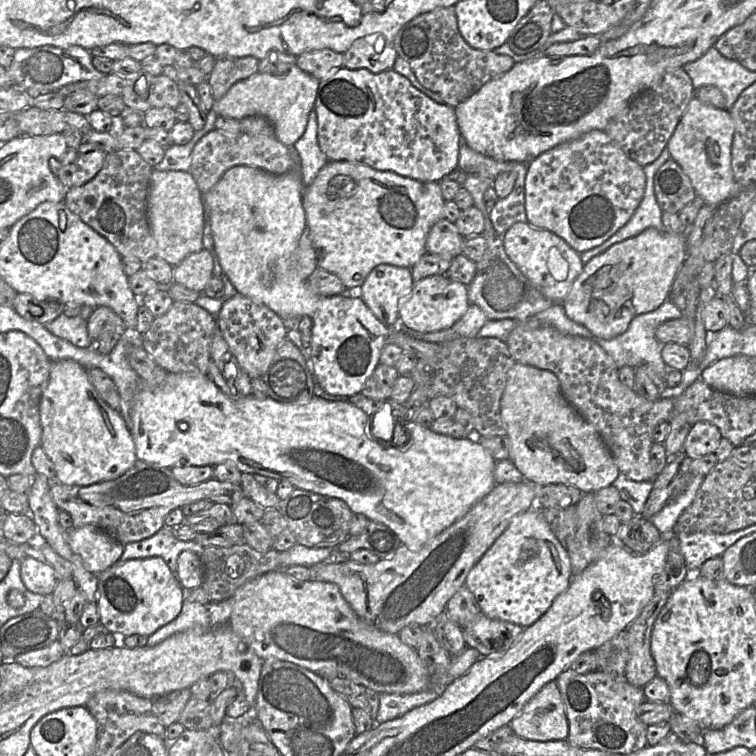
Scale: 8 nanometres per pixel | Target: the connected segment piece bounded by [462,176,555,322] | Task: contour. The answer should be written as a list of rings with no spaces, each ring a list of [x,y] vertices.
[[[468,176],[464,181],[464,187],[472,196],[474,205],[478,208],[485,218],[485,228],[481,234],[486,240],[486,250],[480,262],[476,264],[476,275],[468,285],[468,299],[470,304],[478,306],[486,315],[488,320],[512,319],[516,322],[523,322],[536,314],[549,309],[555,303],[545,297],[531,282],[526,278],[516,265],[509,259],[501,238],[493,228],[489,217],[489,210],[484,203],[484,193],[492,187],[493,180],[479,177]]]

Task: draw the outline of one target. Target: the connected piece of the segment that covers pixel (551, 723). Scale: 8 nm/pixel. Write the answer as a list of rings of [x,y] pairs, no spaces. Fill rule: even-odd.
[[[556,680],[545,684],[508,725],[514,734],[527,740],[567,739],[569,725]]]

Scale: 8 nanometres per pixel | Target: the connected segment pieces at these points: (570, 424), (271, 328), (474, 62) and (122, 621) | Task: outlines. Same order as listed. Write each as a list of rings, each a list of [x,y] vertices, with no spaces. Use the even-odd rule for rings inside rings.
[[[515,363],[508,372],[508,379],[500,402],[501,418],[507,430],[507,436],[510,440],[509,459],[515,464],[522,473],[524,481],[529,481],[537,486],[548,484],[568,484],[577,487],[583,494],[597,492],[598,490],[612,485],[614,480],[620,474],[619,469],[611,455],[609,449],[602,440],[600,434],[594,426],[588,423],[565,399],[562,394],[561,386],[557,376],[548,370],[538,369],[533,366]]]
[[[240,293],[224,302],[216,319],[218,329],[239,365],[251,379],[262,378],[278,346],[287,337],[284,320],[269,307]]]
[[[440,7],[416,16],[398,31],[393,46],[397,56],[409,64],[419,83],[424,88],[438,94],[443,104],[451,108],[470,98],[488,82],[506,74],[515,64],[509,56],[471,48],[458,30],[454,7]]]
[[[161,557],[131,559],[115,564],[98,575],[97,606],[100,623],[121,638],[133,634],[150,636],[179,615],[186,593],[177,576],[171,572]]]

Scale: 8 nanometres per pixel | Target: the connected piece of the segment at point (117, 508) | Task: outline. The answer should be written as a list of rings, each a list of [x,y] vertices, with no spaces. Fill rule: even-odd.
[[[138,459],[133,467],[117,479],[89,486],[53,482],[50,493],[59,510],[70,514],[73,528],[95,525],[123,545],[156,534],[164,526],[165,517],[176,508],[182,508],[203,499],[231,505],[246,496],[240,484],[219,481],[215,478],[197,485],[184,486],[174,478],[171,468]]]

